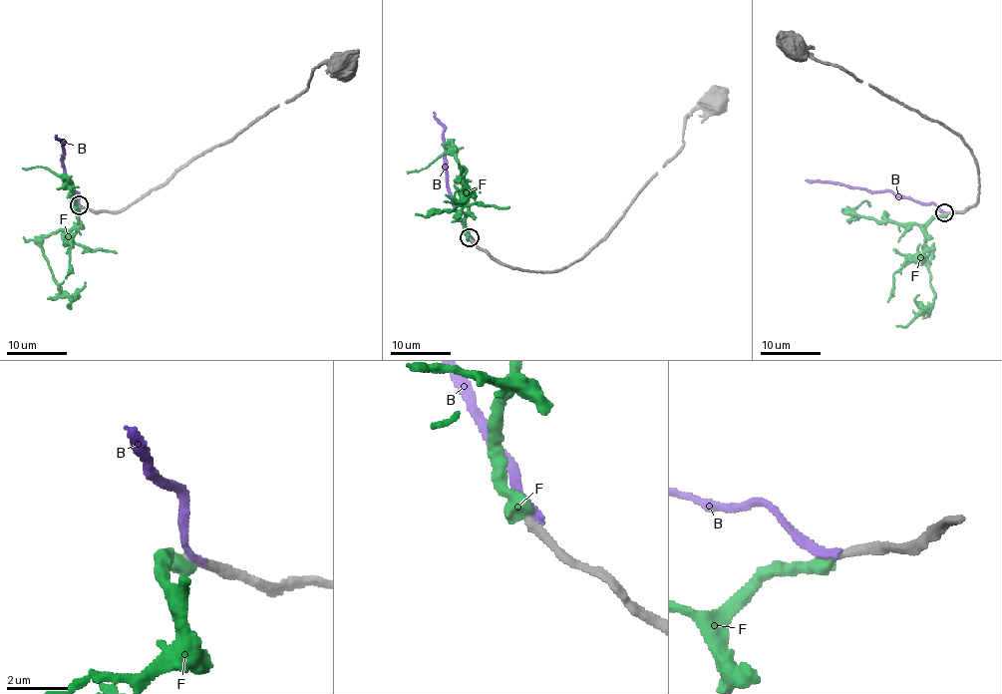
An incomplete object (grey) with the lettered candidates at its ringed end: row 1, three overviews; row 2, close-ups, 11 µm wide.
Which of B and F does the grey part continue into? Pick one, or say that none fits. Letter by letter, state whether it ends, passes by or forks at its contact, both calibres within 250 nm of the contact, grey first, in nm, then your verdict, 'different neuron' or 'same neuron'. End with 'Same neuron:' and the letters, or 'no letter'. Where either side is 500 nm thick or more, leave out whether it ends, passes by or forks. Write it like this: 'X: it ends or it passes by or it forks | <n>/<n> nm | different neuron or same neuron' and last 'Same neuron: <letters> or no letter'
B: it ends | 280/280 nm | different neuron
F: 260/550 nm | different neuron
Same neuron: no letter

